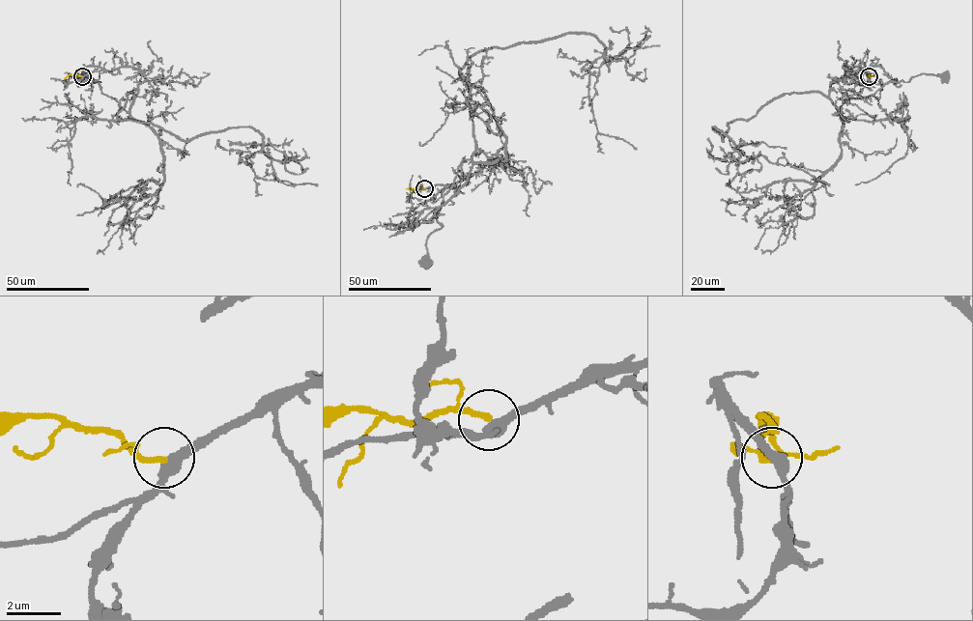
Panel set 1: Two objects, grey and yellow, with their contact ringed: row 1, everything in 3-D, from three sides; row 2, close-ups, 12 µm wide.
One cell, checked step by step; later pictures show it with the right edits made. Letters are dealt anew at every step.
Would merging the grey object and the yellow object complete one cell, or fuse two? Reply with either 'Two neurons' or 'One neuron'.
One neuron

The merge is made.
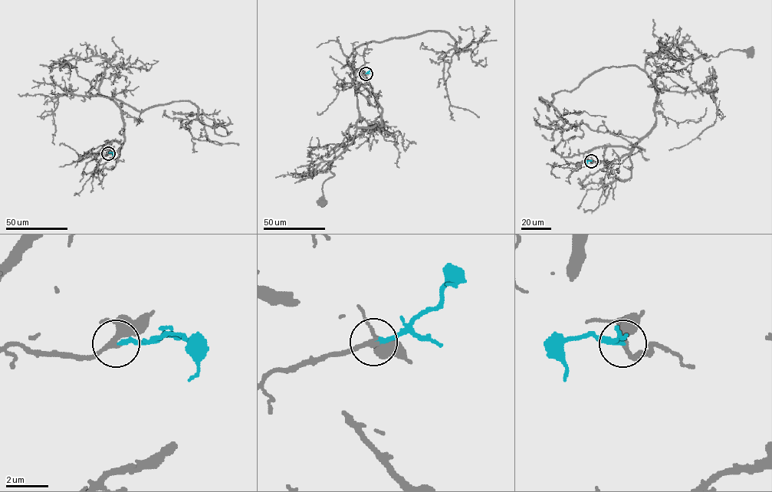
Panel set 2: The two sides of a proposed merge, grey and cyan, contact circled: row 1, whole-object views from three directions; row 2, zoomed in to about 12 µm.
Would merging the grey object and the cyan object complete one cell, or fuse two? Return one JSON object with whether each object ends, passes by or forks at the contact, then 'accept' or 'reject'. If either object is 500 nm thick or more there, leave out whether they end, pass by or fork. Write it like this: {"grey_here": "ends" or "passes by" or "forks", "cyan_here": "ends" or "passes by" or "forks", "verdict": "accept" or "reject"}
{"grey_here": "passes by", "cyan_here": "ends", "verdict": "accept"}

